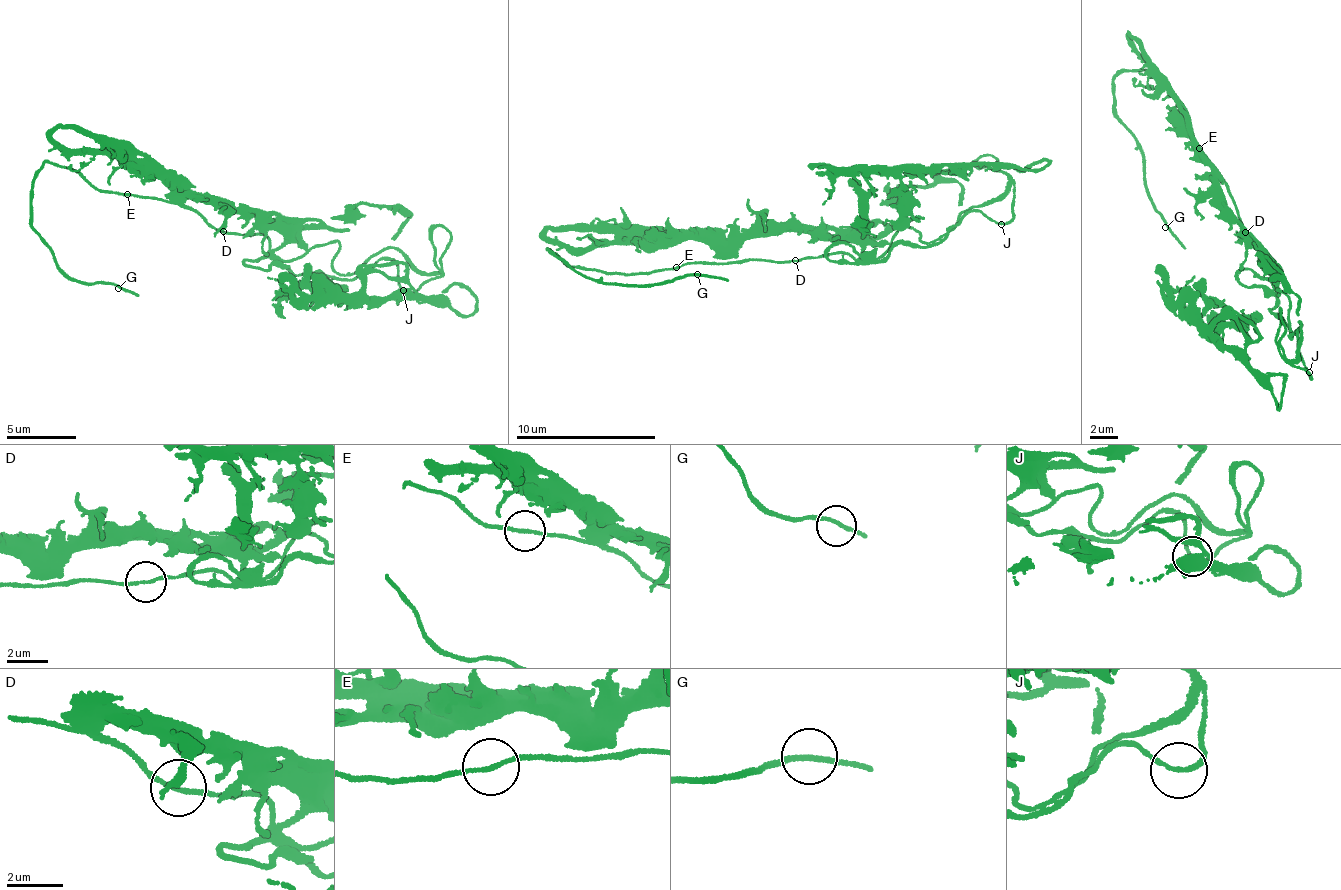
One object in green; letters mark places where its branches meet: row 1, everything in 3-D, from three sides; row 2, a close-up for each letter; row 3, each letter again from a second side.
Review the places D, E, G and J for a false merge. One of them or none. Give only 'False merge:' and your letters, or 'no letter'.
False merge: no letter

